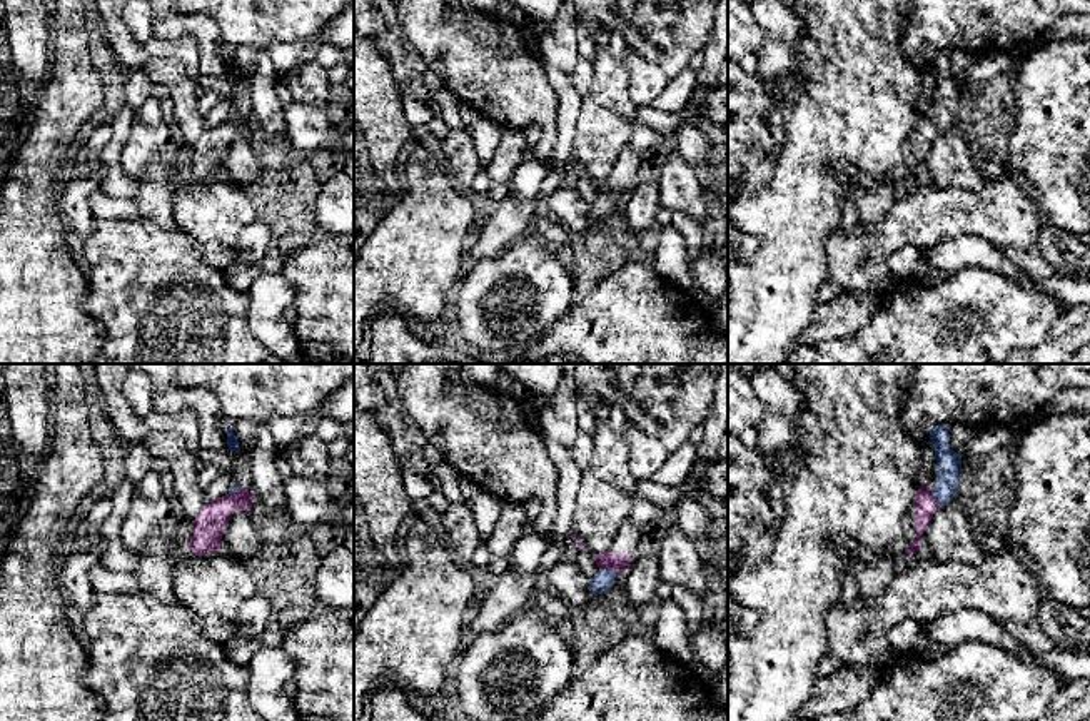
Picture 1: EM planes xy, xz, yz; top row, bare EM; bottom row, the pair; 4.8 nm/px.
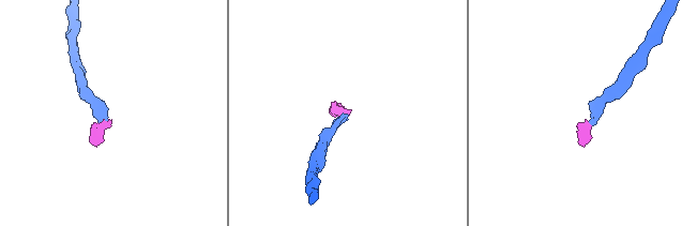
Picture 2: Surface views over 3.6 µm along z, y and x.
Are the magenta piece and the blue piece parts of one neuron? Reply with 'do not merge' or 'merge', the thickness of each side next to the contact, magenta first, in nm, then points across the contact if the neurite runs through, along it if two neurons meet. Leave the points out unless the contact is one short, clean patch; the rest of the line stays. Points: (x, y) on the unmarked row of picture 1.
merge; calibres 90 and 100 nm; way xz (608, 186), (610, 194), (605, 206)

